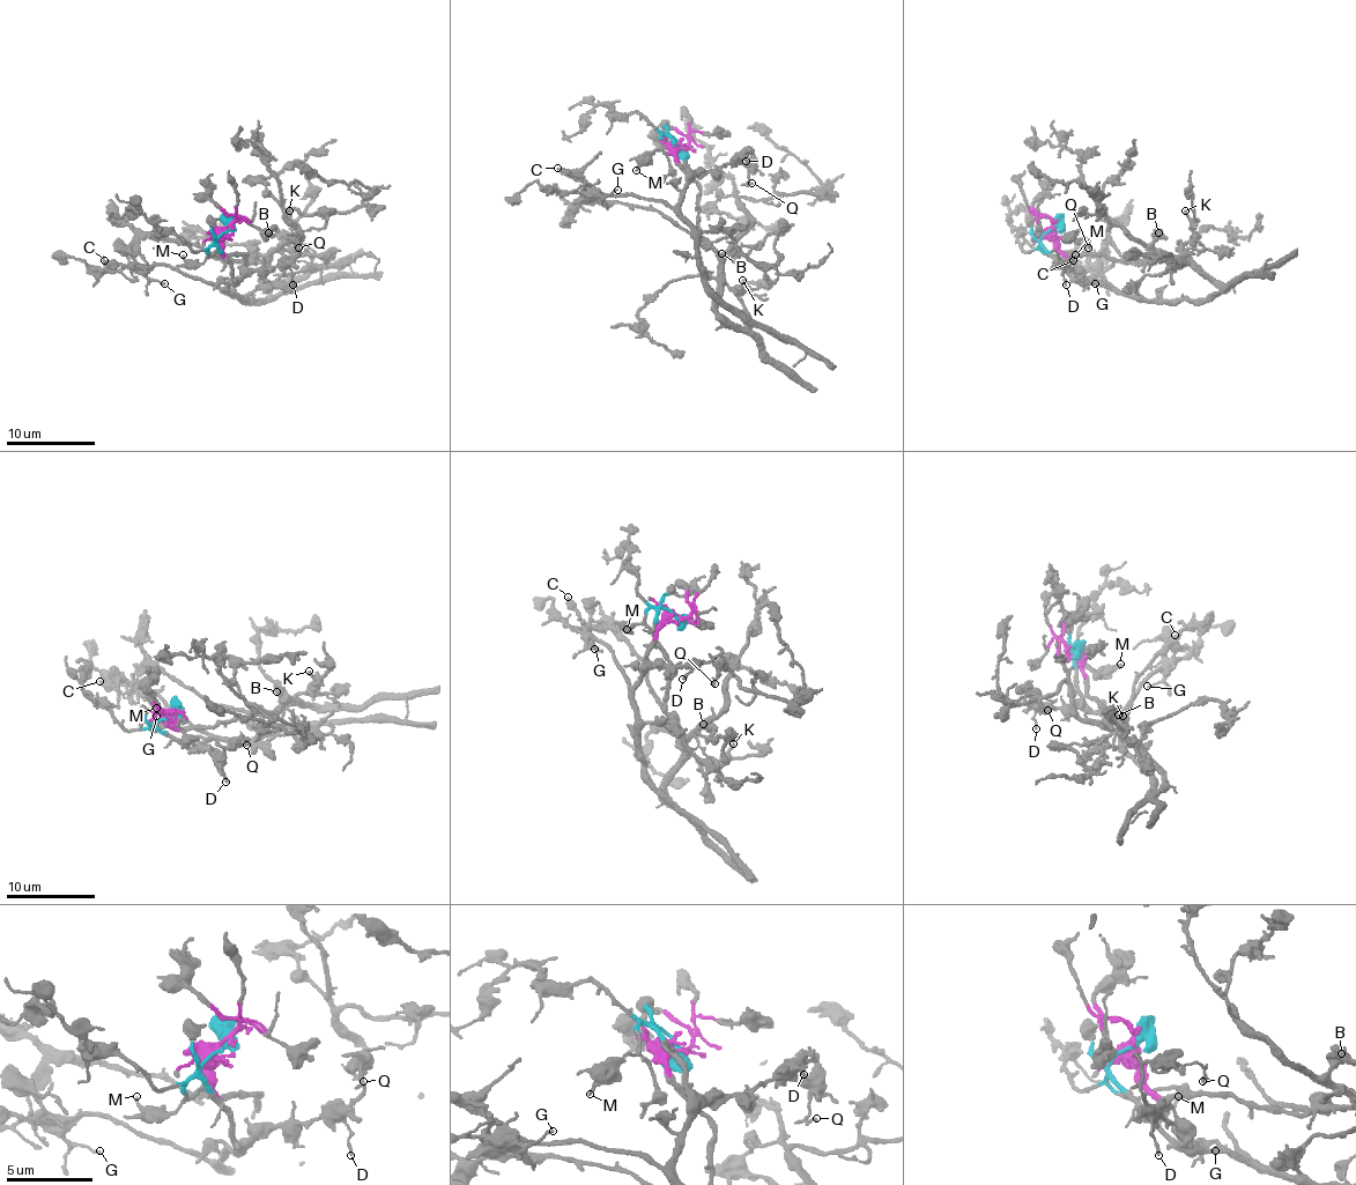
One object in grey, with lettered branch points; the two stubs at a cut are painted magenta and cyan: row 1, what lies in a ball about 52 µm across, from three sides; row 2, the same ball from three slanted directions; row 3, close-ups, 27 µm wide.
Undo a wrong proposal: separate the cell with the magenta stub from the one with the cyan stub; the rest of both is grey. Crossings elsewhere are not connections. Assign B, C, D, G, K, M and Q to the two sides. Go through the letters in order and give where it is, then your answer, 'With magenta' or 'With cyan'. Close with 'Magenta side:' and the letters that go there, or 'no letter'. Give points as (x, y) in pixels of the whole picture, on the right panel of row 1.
B: Place: (1158, 232). With magenta
C: Place: (1073, 260). With cyan
D: Place: (1066, 284). With cyan
G: Place: (1095, 283). With cyan
K: Place: (1185, 210). With magenta
M: Place: (1075, 254). With cyan
Q: Place: (1088, 247). With cyan
Magenta side: B, K

